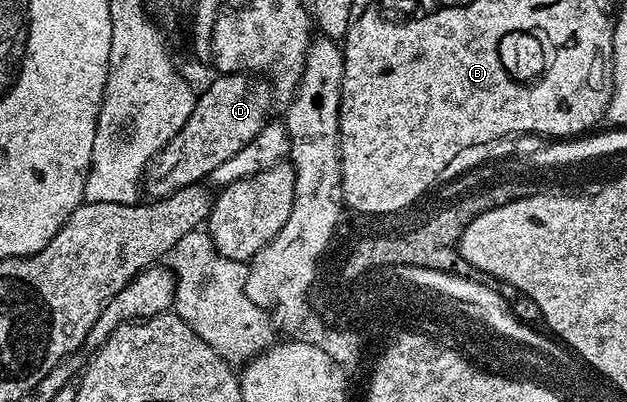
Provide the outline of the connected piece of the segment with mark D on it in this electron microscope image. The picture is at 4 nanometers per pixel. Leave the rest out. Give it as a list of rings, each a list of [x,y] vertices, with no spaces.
[[[221,73],[216,77],[218,79],[205,92],[202,90],[198,94],[195,109],[191,109],[191,117],[187,117],[187,125],[183,125],[183,129],[179,129],[179,133],[171,137],[169,144],[145,168],[143,191],[146,196],[162,199],[187,185],[208,180],[213,171],[223,165],[223,161],[235,157],[235,153],[239,153],[239,149],[243,149],[243,145],[247,145],[247,141],[254,139],[265,127],[269,99],[271,103],[270,92],[266,88],[265,92],[261,87],[252,87],[249,84],[250,76],[245,73]]]

